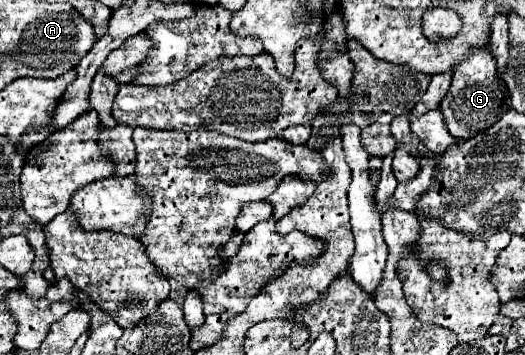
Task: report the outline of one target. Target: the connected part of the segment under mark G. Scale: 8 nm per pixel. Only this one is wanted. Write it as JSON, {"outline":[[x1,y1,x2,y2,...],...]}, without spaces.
{"outline":[[471,49,469,57,453,69,453,79,447,95,441,101,441,113,445,117,445,125,455,139,469,139,483,129,489,129,505,111,505,95,501,89,501,81,497,77,497,63,493,55,485,49]]}

